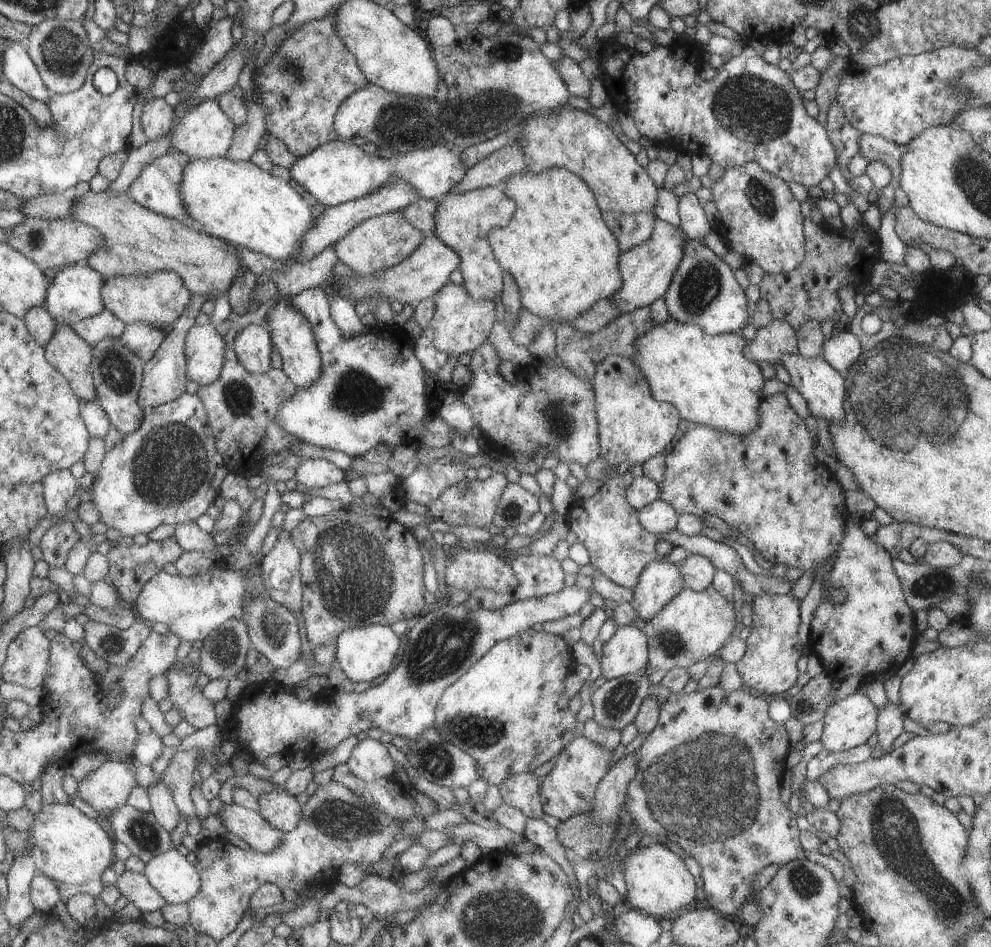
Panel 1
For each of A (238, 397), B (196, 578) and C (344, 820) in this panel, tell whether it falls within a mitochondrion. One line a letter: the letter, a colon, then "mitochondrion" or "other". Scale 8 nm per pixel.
A: mitochondrion
B: other
C: mitochondrion

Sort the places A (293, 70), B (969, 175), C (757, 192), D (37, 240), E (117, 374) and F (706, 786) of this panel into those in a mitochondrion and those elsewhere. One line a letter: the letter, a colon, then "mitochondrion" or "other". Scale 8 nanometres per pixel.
A: mitochondrion
B: mitochondrion
C: mitochondrion
D: mitochondrion
E: mitochondrion
F: mitochondrion

